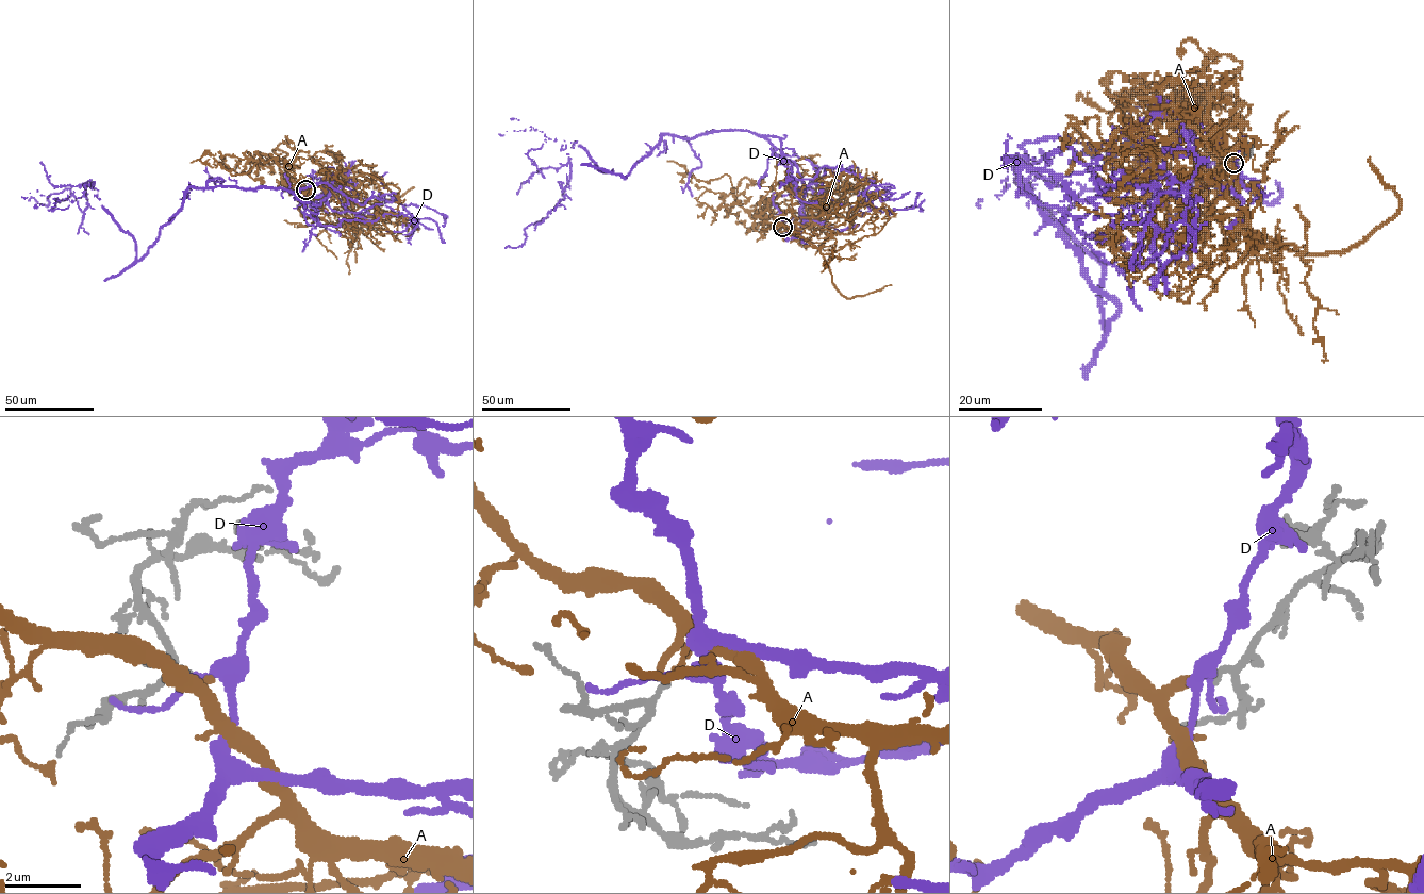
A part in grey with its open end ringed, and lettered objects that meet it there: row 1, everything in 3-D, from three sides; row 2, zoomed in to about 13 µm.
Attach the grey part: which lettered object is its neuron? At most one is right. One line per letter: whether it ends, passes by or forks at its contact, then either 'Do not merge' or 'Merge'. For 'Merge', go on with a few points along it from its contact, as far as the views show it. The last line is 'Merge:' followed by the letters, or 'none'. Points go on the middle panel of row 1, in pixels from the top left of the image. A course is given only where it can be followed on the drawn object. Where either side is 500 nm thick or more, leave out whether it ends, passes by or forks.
A: It passes by. Merge. Its course: (782, 227), (768, 203), (742, 208), (729, 176), (697, 181), (667, 161)
D: It passes by. Do not merge
Merge: A

